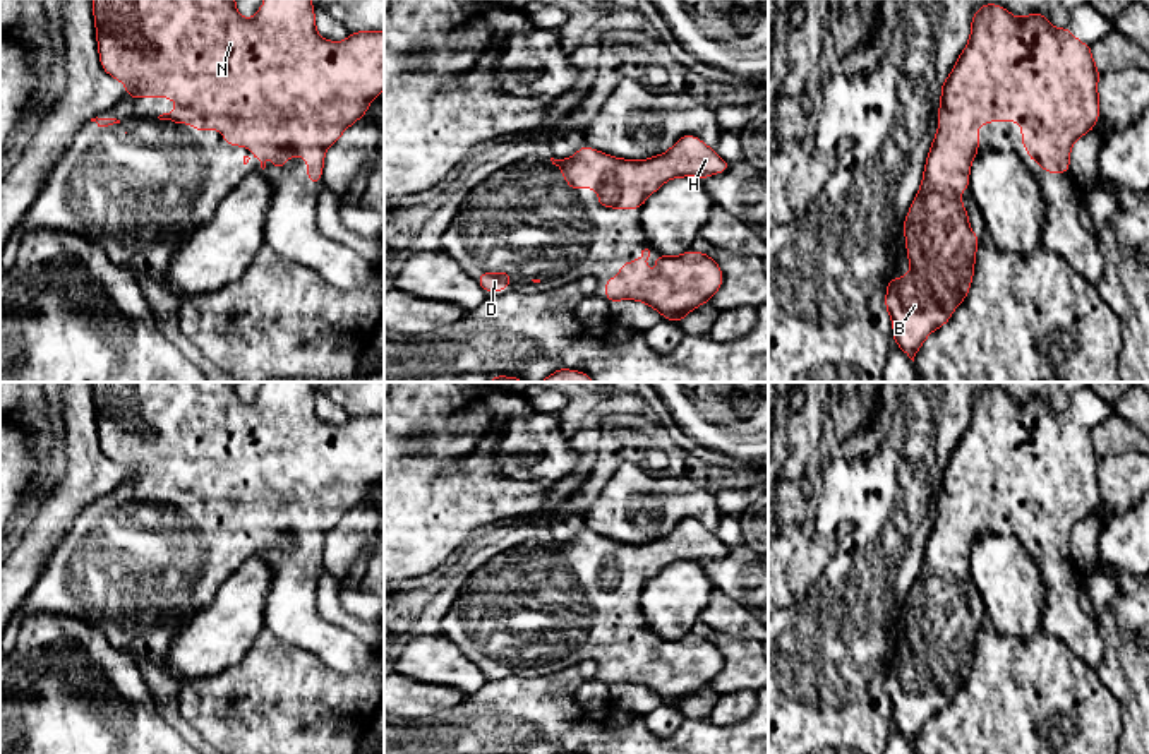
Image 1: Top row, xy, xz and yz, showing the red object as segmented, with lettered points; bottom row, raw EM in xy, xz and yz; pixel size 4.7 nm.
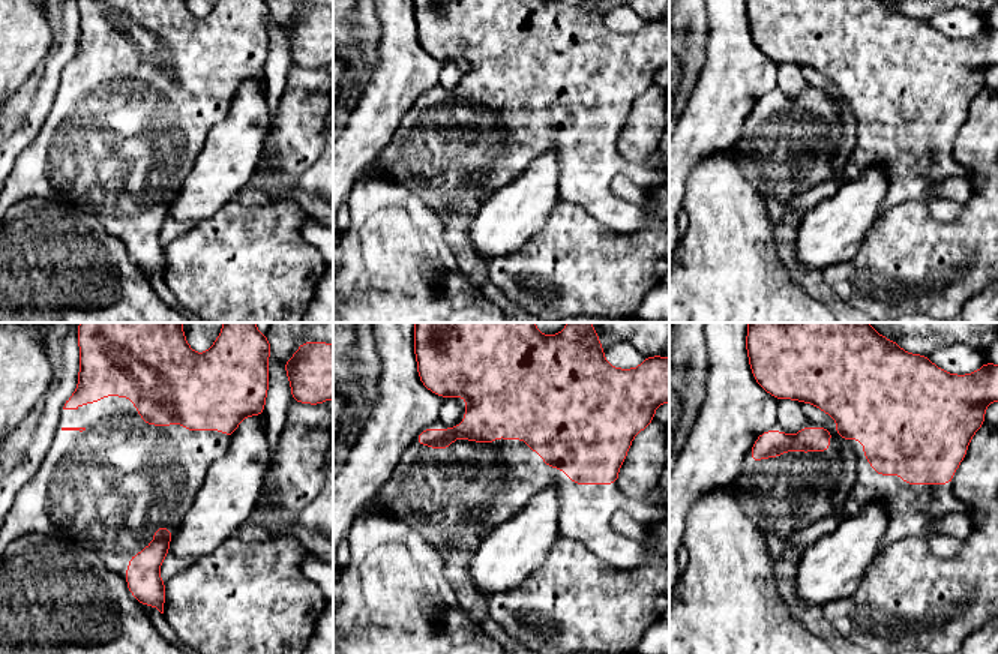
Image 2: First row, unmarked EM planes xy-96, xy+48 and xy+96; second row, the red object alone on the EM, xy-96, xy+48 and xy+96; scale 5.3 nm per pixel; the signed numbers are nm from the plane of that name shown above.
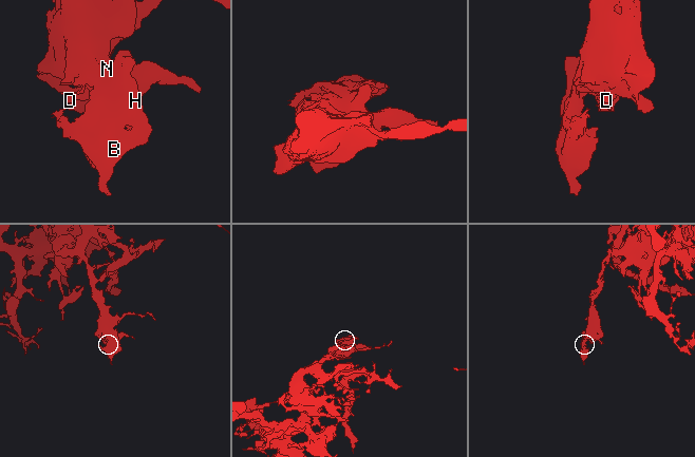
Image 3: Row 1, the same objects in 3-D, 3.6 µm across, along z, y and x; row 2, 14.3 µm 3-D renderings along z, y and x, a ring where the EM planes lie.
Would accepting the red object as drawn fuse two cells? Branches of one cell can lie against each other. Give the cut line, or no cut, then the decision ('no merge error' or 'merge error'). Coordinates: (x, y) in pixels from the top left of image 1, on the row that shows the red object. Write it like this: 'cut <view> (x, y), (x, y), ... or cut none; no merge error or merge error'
cut none; no merge error

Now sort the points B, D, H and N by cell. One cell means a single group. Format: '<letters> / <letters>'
B D H N

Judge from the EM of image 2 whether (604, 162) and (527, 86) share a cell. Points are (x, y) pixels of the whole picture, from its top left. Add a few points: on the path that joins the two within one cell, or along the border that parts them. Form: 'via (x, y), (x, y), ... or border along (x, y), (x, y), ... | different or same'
via (586, 141), (586, 135), (548, 96) | same

